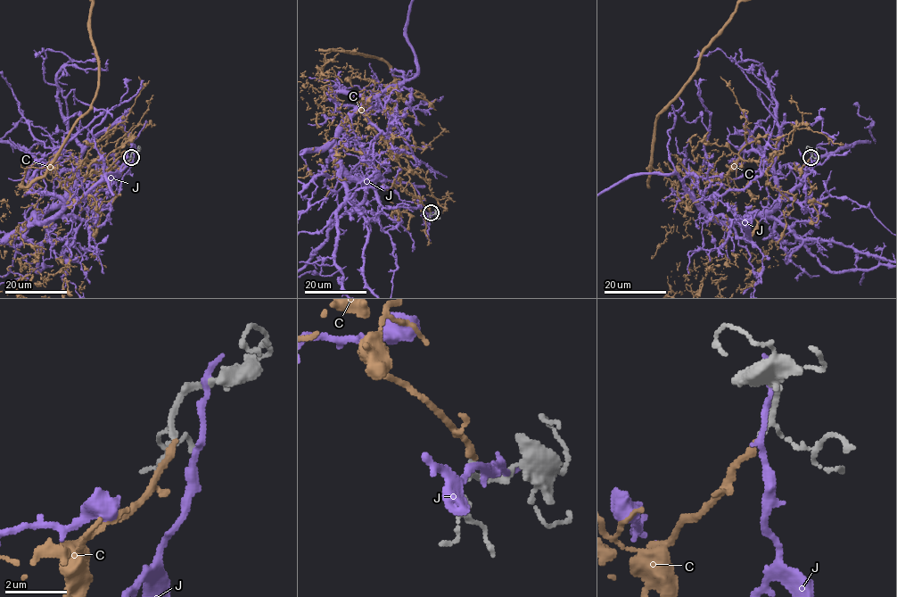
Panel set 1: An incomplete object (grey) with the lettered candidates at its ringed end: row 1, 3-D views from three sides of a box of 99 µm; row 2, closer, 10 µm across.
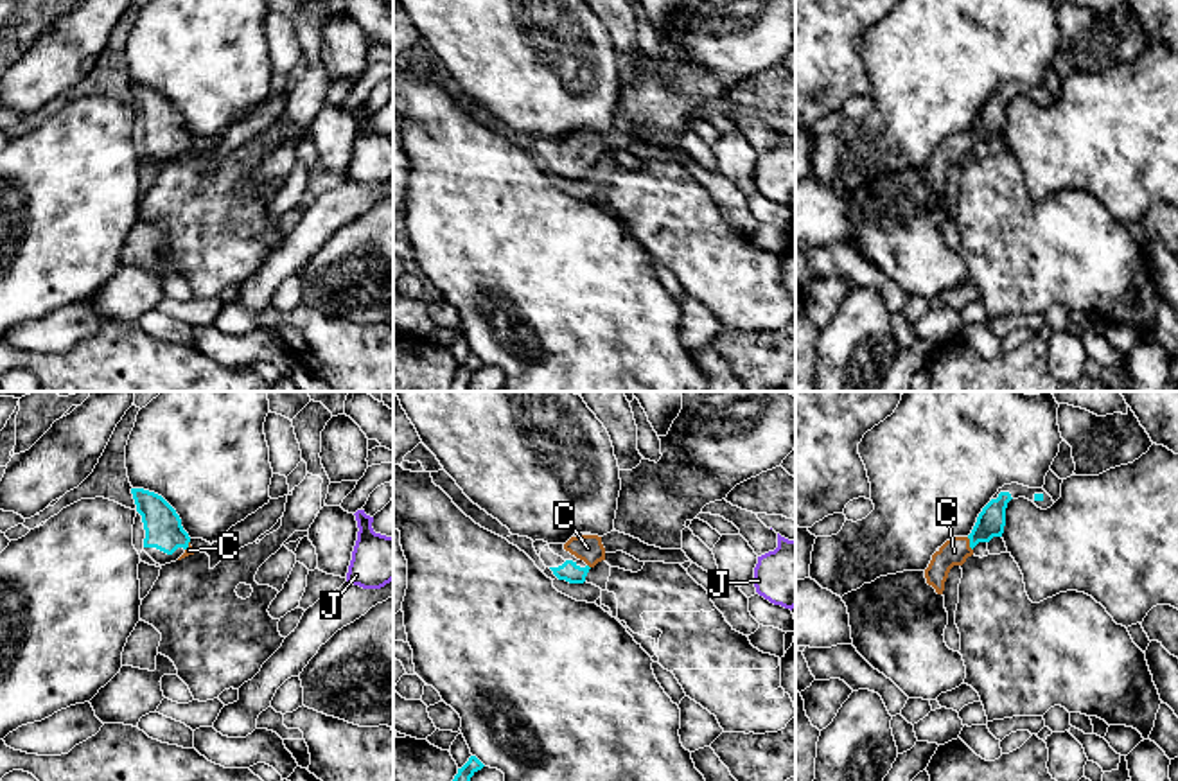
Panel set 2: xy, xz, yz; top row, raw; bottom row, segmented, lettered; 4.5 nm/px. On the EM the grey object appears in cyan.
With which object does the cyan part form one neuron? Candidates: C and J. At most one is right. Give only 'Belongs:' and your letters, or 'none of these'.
Belongs: C

